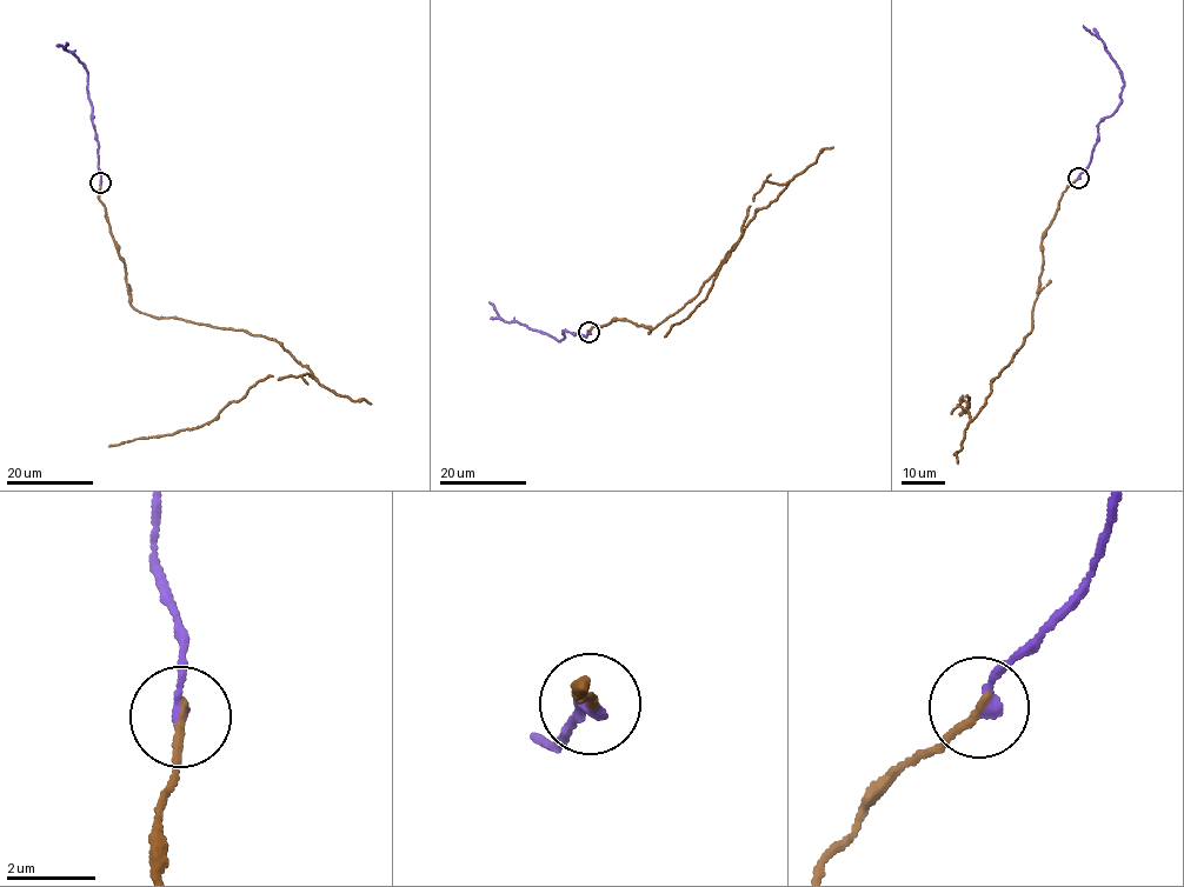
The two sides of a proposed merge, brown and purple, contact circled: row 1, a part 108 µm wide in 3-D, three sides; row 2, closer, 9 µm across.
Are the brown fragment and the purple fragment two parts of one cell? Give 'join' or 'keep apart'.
join

